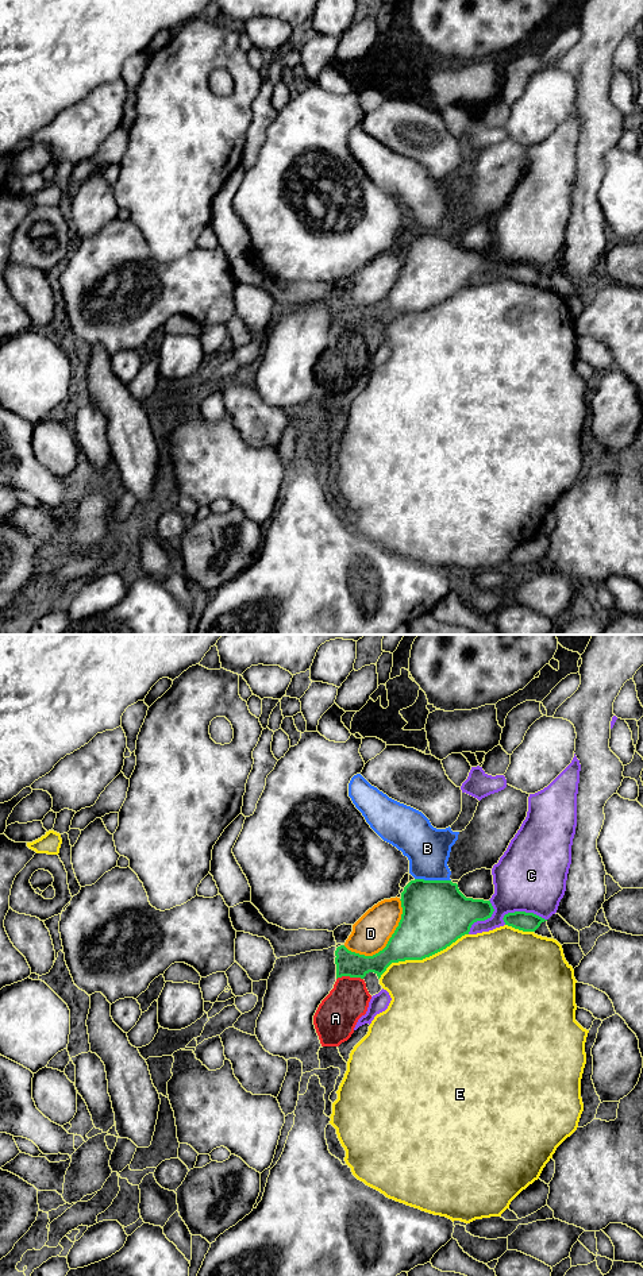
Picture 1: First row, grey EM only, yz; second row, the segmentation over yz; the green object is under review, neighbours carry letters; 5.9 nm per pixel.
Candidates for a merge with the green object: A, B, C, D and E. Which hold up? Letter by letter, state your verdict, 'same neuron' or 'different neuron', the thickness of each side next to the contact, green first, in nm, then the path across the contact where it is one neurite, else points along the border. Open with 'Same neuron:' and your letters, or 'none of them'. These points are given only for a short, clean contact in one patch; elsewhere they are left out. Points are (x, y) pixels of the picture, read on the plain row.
Same neuron: none of them
A: different neuron | 150/240 nm | along yz (362, 330), (339, 328), (337, 331)
B: different neuron | 400/260 nm
C: different neuron | 110/420 nm
D: different neuron | 320/220 nm
E: different neuron | 380/500 nm

